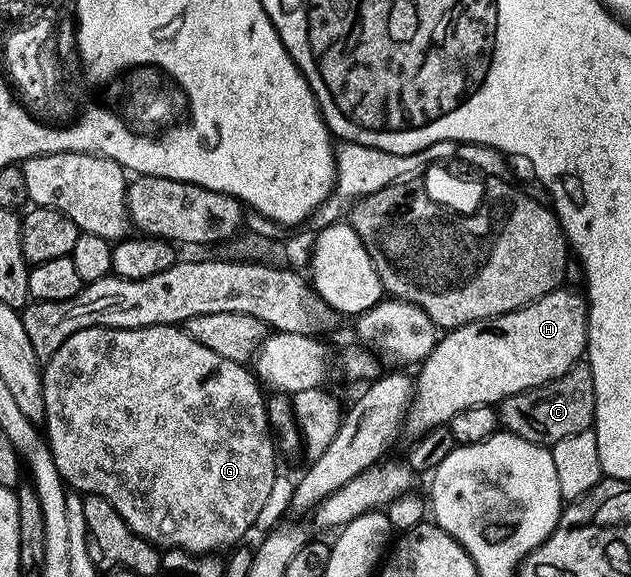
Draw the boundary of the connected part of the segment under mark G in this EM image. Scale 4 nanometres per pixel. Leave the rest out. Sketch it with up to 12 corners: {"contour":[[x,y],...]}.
{"contour":[[172,323],[41,377],[74,492],[158,549],[240,544],[277,483],[246,364]]}

